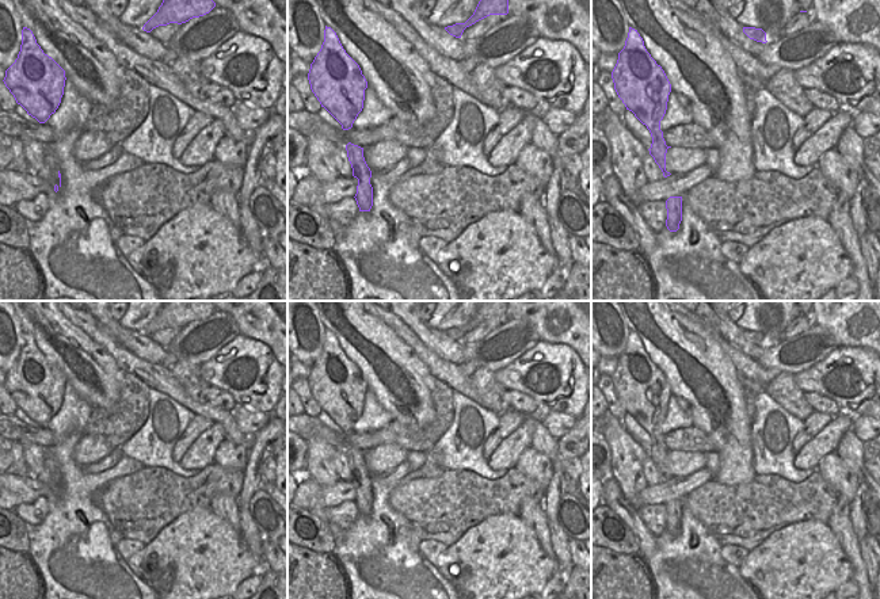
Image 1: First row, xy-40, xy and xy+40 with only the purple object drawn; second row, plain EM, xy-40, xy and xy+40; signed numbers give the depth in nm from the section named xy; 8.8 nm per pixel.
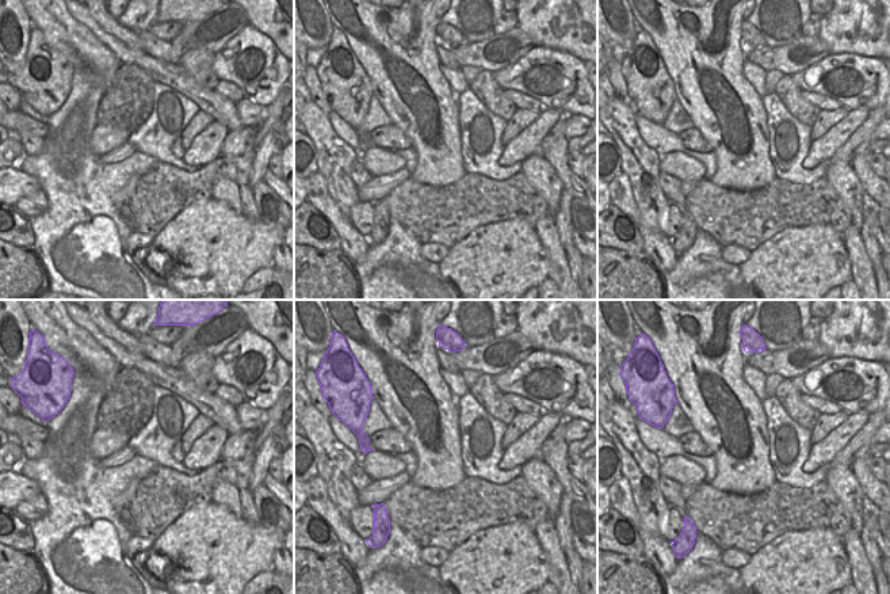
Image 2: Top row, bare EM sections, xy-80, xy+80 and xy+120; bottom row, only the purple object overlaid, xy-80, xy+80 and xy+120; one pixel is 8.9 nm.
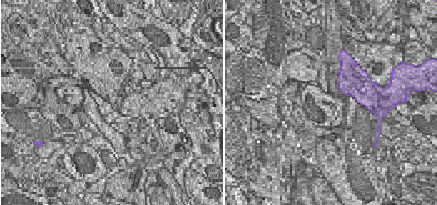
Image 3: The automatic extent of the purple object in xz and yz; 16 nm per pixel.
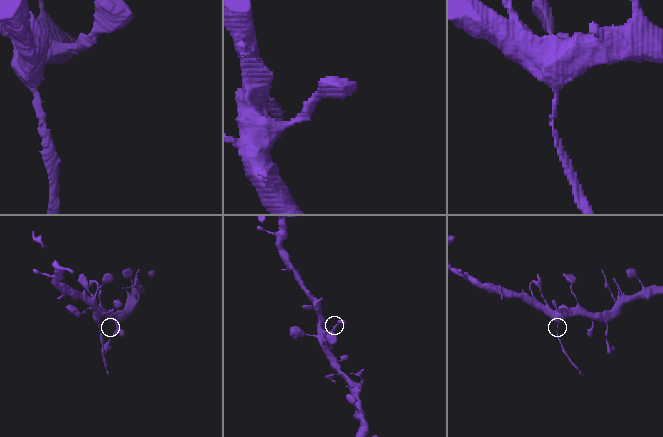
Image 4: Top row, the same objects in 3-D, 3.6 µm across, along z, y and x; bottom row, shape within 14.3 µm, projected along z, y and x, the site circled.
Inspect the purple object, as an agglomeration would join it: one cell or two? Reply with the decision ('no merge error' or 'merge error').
merge error

